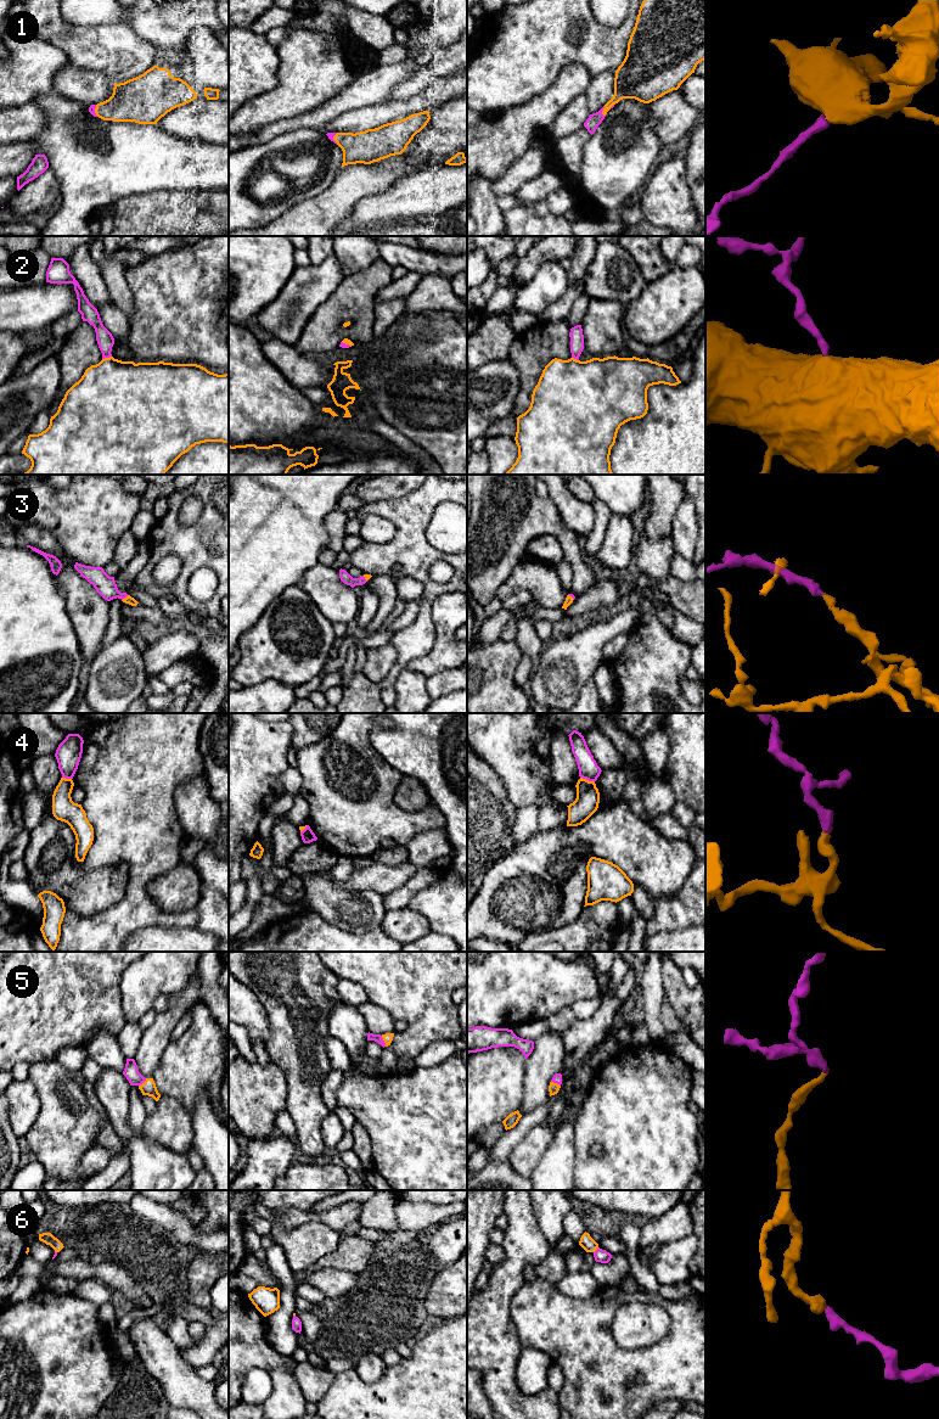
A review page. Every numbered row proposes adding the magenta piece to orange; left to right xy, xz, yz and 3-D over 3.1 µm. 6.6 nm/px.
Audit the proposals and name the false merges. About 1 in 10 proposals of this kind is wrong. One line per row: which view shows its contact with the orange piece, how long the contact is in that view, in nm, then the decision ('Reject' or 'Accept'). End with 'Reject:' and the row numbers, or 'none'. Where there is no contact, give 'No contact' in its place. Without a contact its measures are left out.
1: Touches orange in yz. Shared border 70 nm. Accept
2: Touches orange in xy. Shared border 70 nm. Accept
3: Touches orange in xy. Shared border 60 nm. Accept
4: Touches orange in yz. Shared border 100 nm. Reject
5: Touches orange in xz. Shared border 80 nm. Accept
6: Touches orange in yz. Shared border 50 nm. Accept
Reject: 4

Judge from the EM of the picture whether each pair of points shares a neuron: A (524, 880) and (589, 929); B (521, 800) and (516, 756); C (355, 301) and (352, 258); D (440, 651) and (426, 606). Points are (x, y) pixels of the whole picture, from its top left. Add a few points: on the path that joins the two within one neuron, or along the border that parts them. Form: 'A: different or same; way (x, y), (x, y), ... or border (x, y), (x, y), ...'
A: different; border (584, 907), (575, 920), (550, 930)
B: same; way (521, 789), (521, 767)
C: different; border (377, 258), (344, 276)
D: different; border (433, 613), (434, 645), (419, 658)

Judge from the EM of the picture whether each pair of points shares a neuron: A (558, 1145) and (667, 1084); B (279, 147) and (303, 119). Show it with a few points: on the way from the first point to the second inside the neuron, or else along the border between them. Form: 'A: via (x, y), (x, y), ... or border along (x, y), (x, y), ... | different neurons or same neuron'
A: border along (580, 1109), (574, 1126), (573, 1166) | different neurons
B: border along (318, 128), (299, 128), (286, 132), (265, 142) | different neurons

